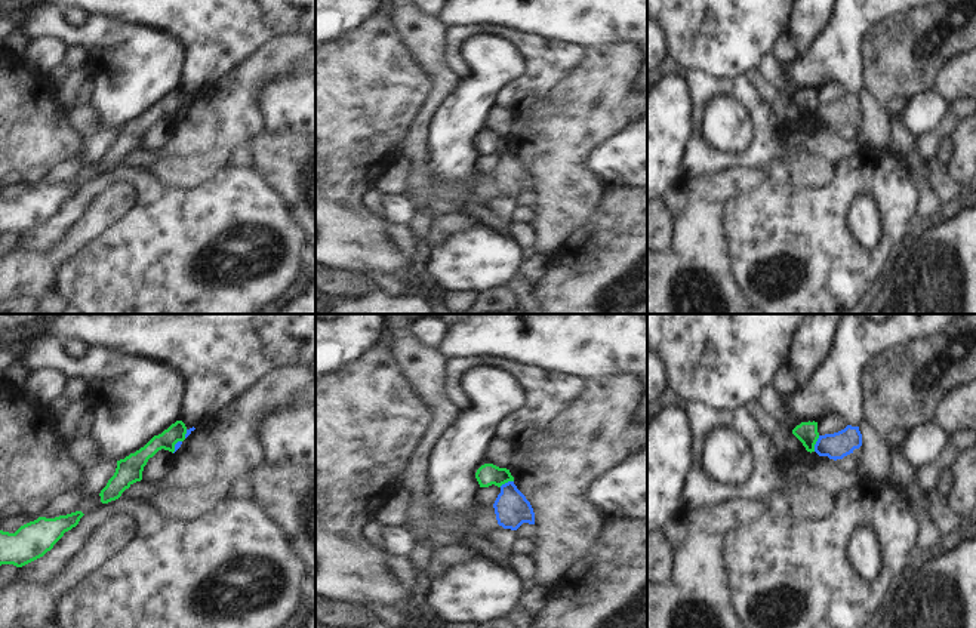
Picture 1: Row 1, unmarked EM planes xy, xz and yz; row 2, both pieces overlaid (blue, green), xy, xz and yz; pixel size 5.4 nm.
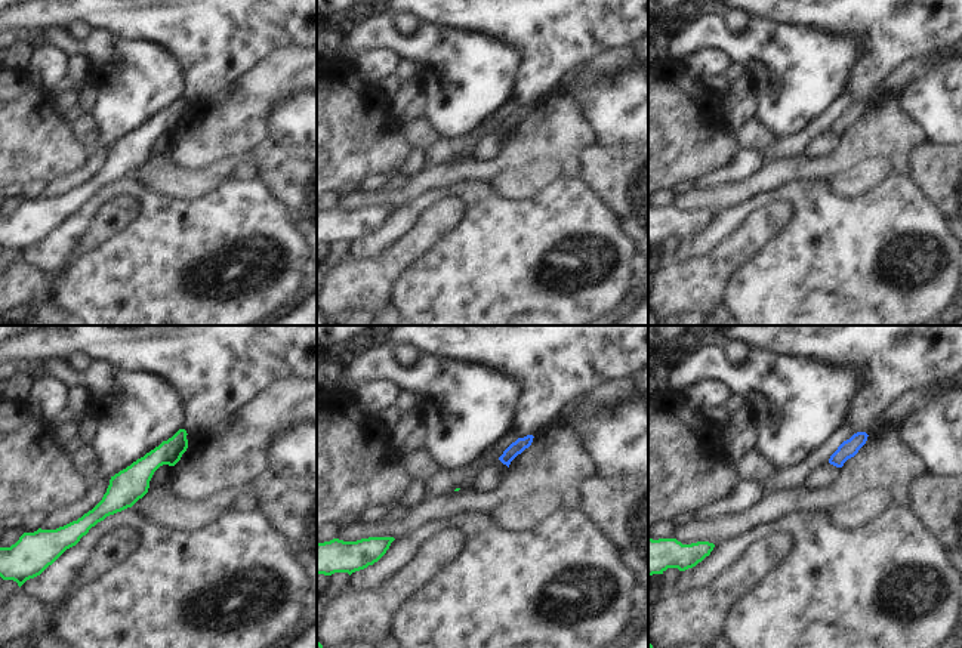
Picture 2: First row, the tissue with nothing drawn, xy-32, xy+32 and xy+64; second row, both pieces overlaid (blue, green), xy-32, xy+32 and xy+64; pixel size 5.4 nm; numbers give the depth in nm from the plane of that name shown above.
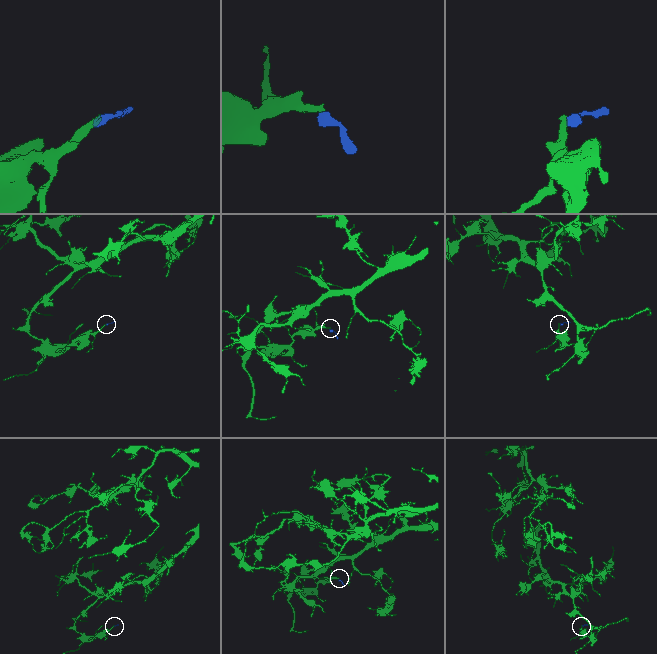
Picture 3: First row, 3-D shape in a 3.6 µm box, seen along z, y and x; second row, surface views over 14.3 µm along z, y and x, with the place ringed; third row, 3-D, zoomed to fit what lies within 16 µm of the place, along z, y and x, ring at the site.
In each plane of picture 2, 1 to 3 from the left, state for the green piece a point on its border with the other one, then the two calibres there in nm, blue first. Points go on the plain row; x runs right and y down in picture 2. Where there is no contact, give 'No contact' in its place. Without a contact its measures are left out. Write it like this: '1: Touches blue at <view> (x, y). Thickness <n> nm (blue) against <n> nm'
1: No contact
2: No contact
3: No contact.

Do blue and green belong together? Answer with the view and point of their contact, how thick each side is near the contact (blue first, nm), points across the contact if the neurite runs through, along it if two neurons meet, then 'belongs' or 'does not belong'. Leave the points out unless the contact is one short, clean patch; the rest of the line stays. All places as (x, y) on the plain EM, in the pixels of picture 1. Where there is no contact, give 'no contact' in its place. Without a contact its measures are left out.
yz (816, 111) | 140/110 nm | along yz (819, 104), (813, 119) | does not belong

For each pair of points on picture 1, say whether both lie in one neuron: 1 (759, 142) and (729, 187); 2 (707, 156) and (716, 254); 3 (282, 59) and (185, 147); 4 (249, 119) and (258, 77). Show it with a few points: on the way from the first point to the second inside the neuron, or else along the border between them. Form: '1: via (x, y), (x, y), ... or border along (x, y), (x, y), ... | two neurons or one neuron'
1: border along (763, 168), (733, 166), (708, 175) | two neurons
2: border along (742, 166), (696, 176), (683, 175) | two neurons
3: via (258, 76), (209, 125) | one neuron
4: via (249, 108), (249, 88) | one neuron

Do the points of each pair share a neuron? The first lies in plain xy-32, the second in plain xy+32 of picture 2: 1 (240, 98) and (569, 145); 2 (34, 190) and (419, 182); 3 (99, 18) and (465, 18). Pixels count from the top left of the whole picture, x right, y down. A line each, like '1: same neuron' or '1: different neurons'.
1: same neuron
2: different neurons
3: same neuron

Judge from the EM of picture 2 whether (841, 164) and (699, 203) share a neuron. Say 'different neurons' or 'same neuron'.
same neuron

